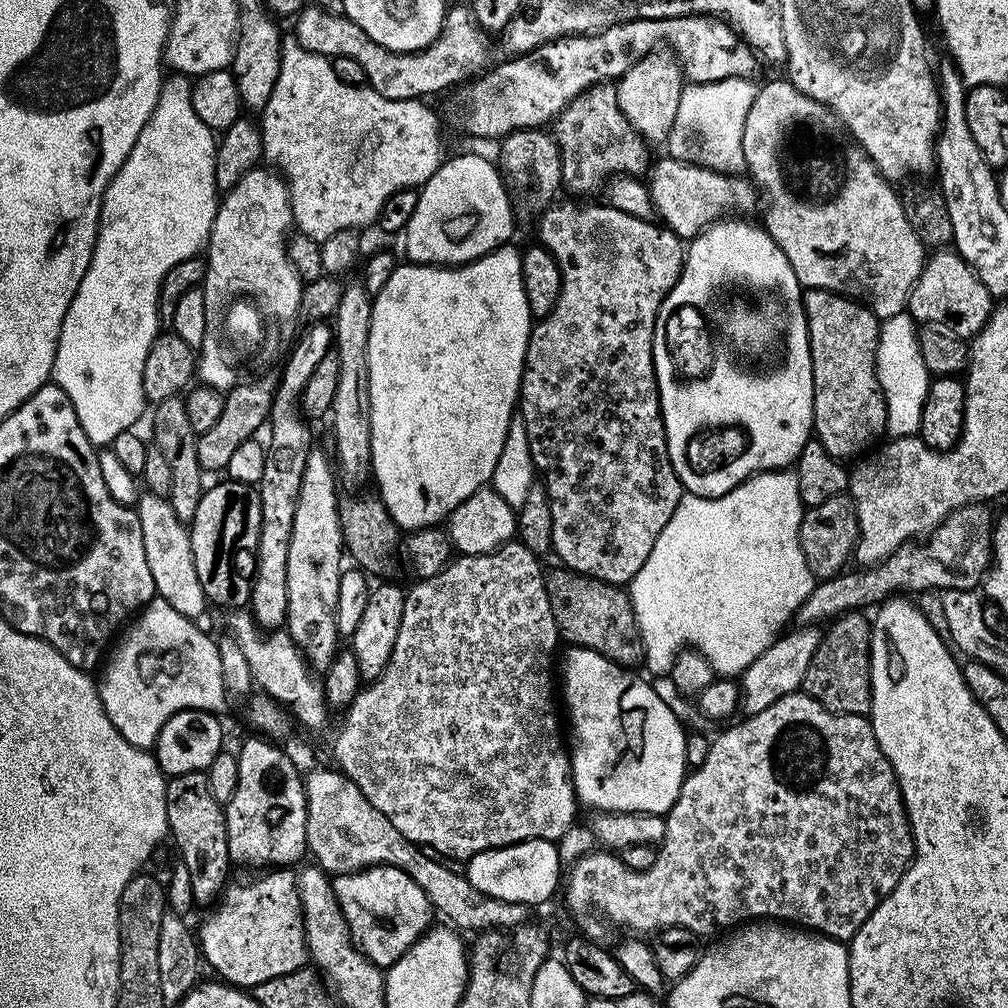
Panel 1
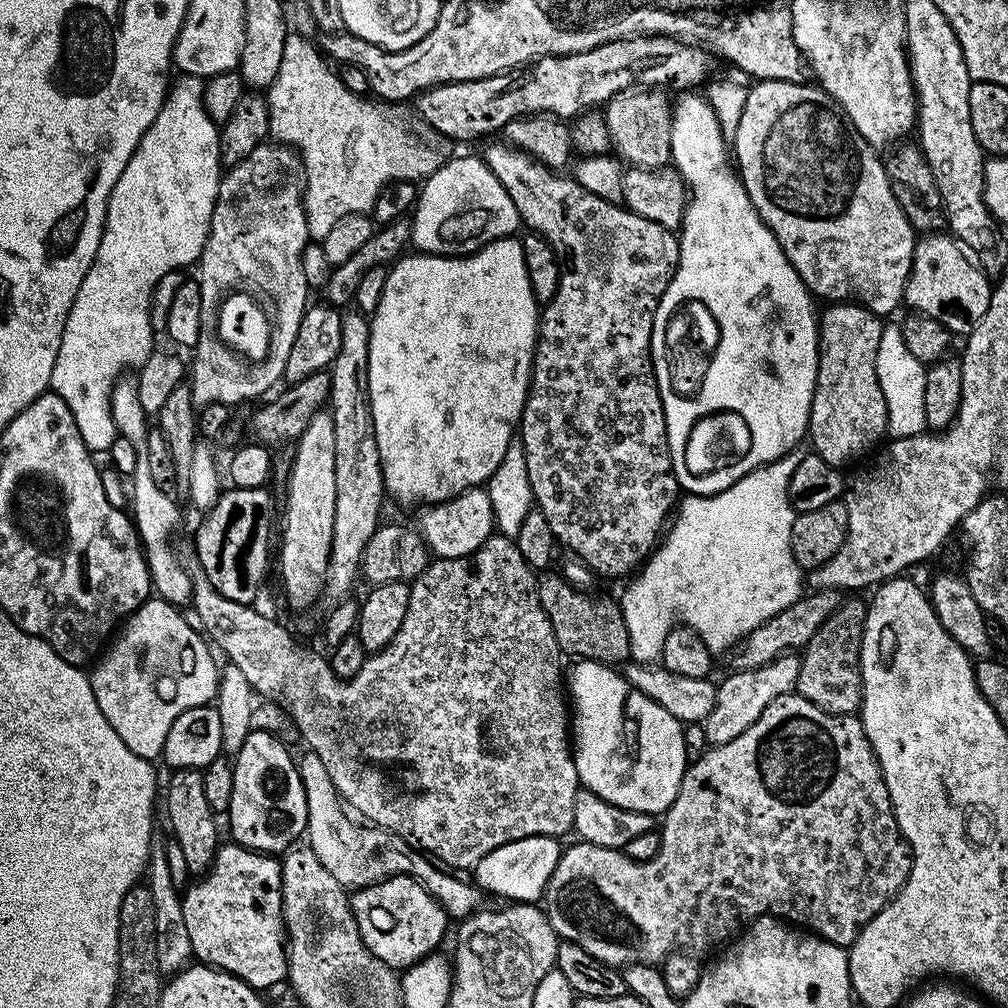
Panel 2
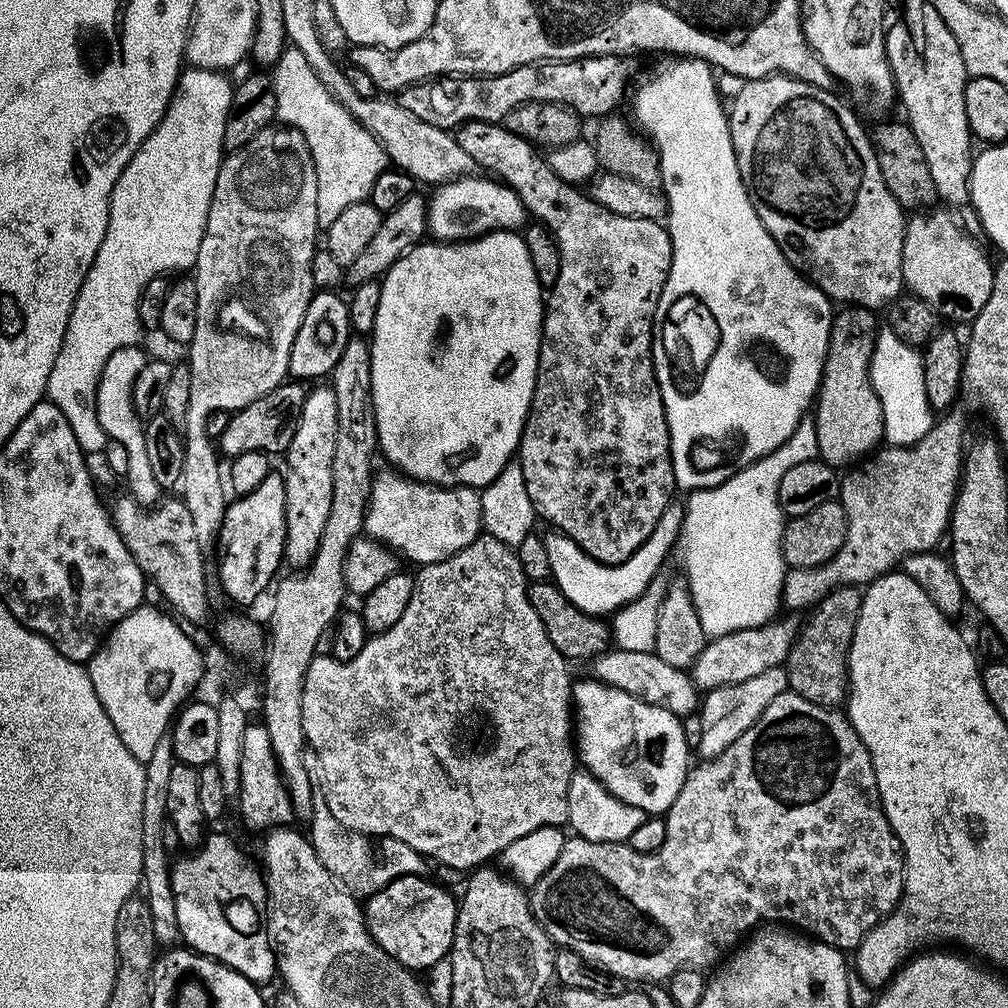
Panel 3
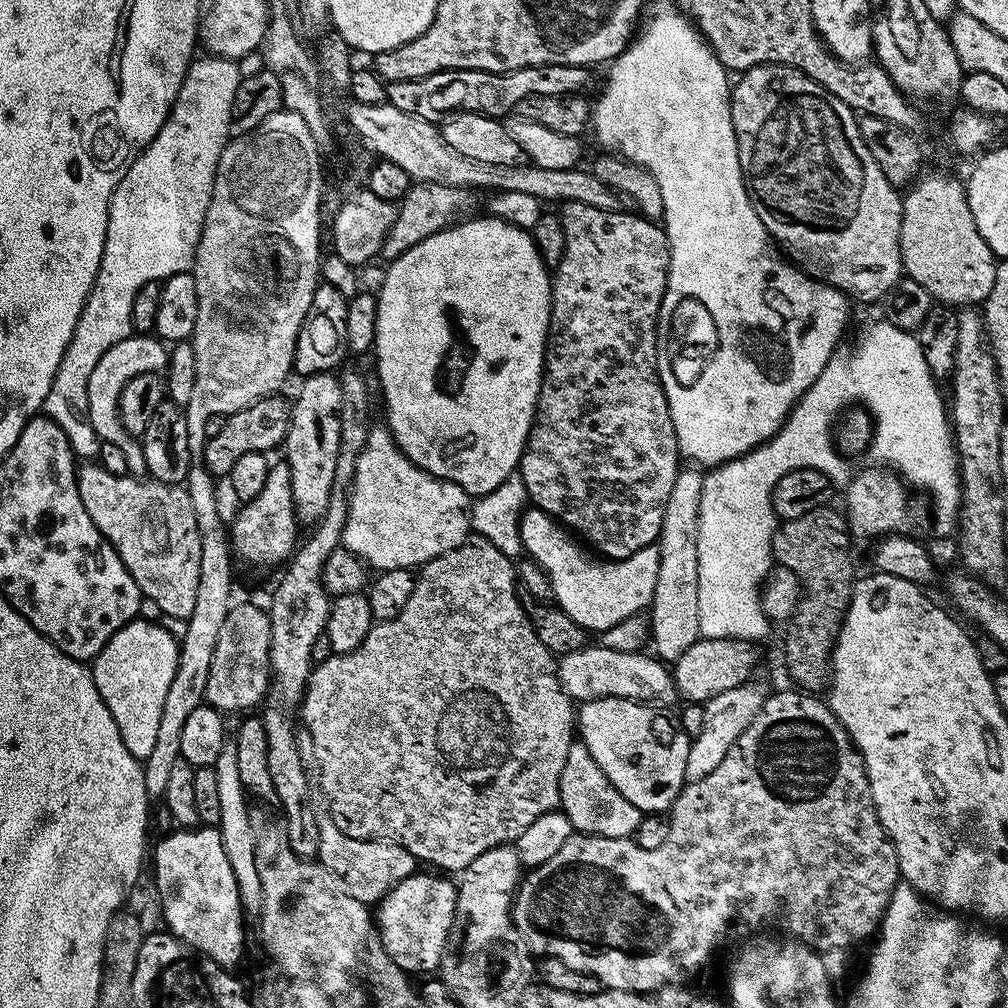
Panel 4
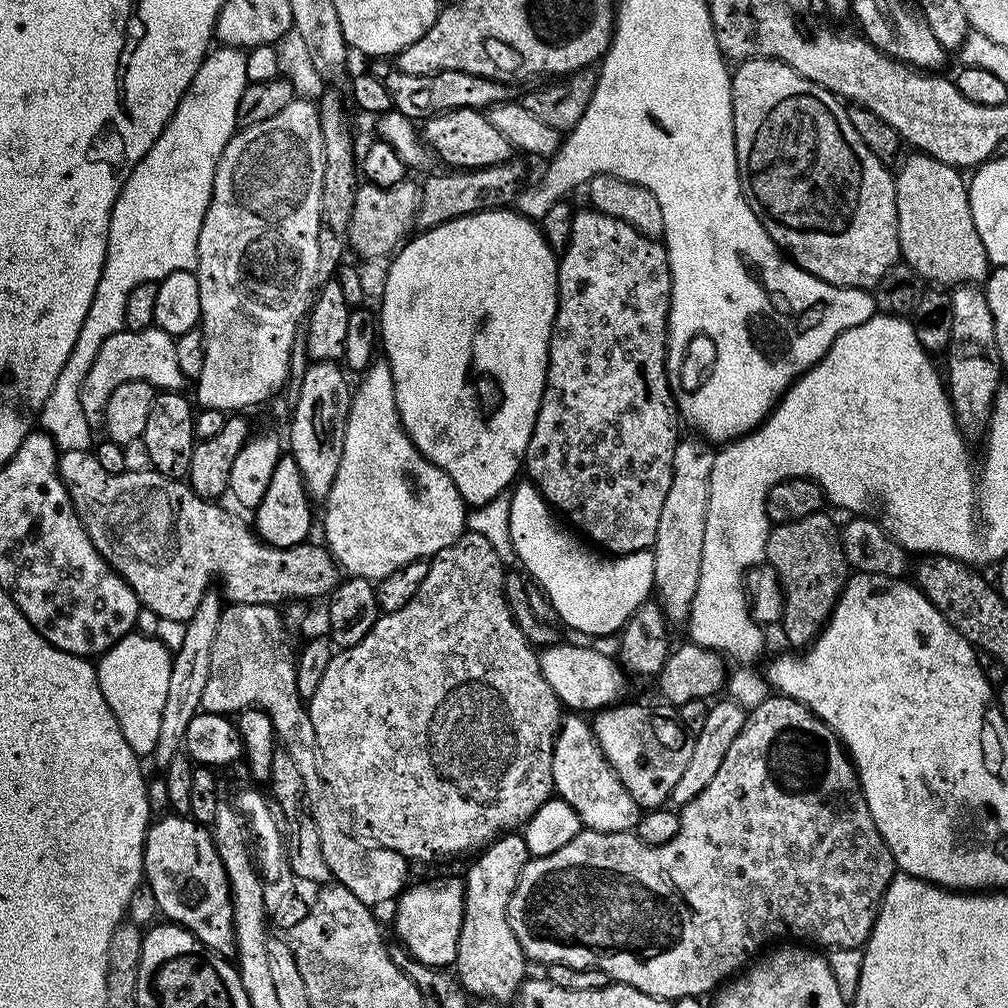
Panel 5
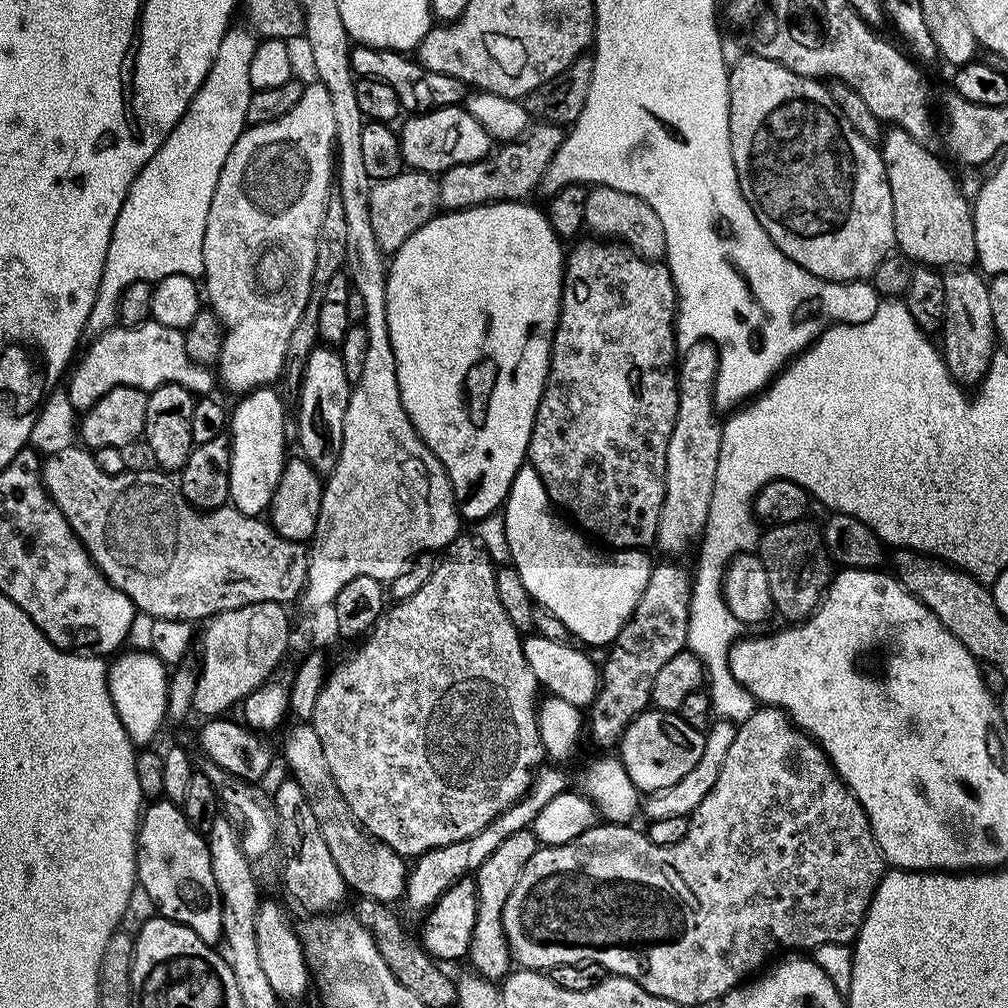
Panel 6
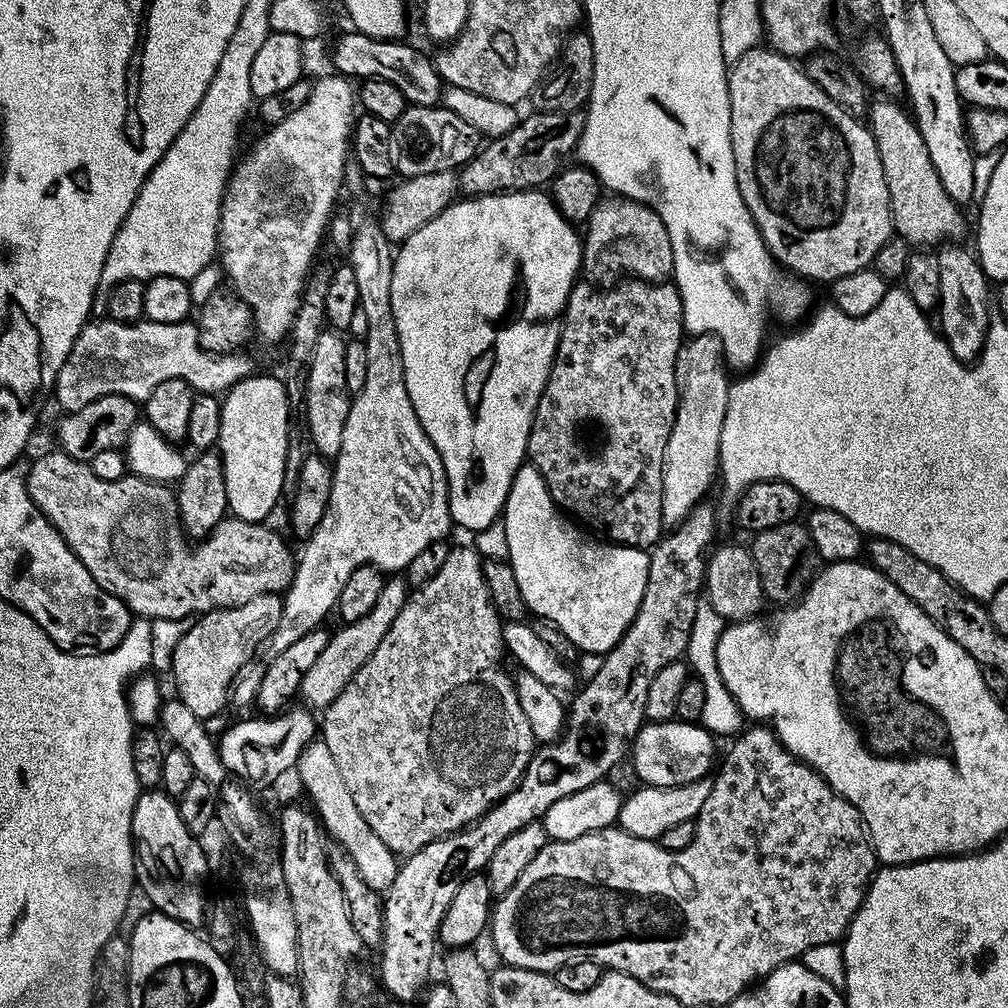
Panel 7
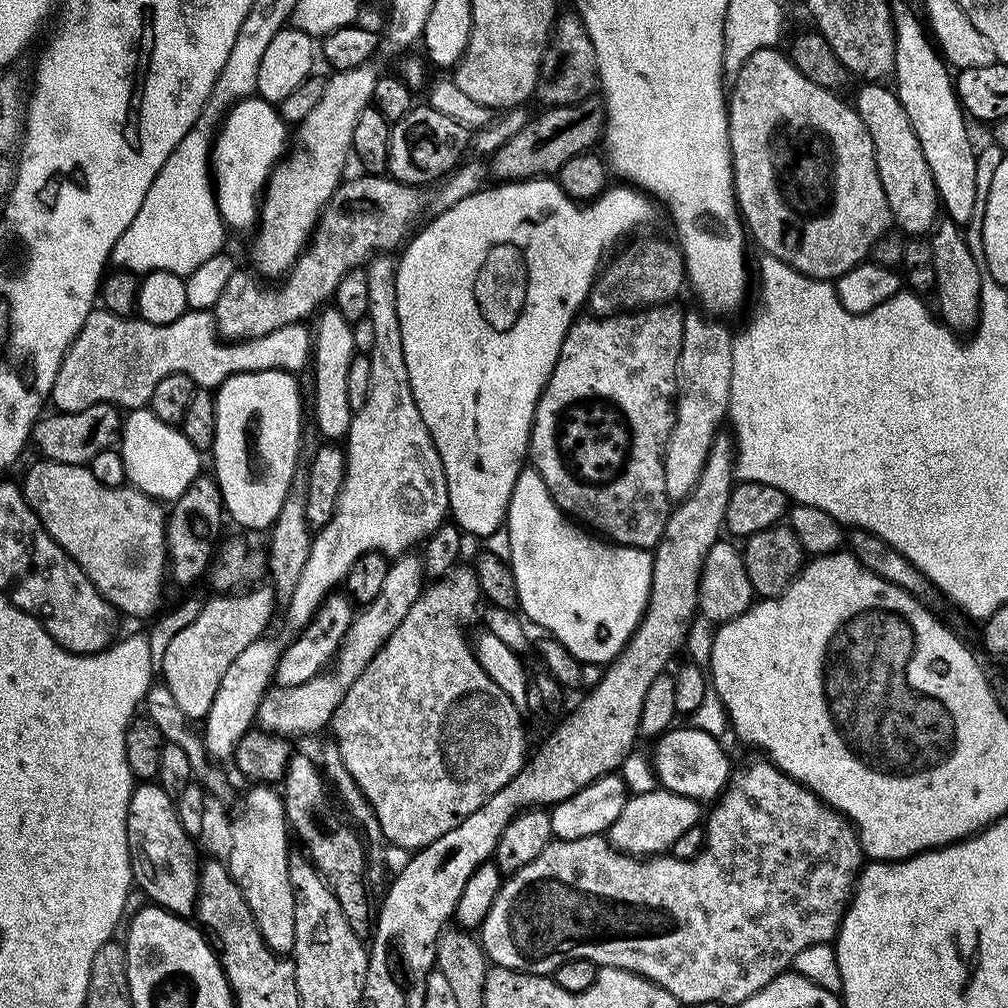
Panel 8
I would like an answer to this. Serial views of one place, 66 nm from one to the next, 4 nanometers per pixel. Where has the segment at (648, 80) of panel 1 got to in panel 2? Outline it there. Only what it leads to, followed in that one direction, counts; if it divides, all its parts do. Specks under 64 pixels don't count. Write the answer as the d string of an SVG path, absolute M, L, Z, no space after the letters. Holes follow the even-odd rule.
M636 91L619 92L603 109L611 147L625 165L650 169L665 167L672 158L673 105L660 93L663 91Z

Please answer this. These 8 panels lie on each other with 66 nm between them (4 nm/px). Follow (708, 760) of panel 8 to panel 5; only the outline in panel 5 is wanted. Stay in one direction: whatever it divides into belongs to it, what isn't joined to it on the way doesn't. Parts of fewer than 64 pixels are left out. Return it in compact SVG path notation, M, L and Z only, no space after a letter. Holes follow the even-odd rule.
M617 703L615 706L606 707L597 711L592 721L592 733L596 735L596 741L604 756L610 762L610 766L618 774L618 778L630 790L630 794L640 804L641 809L661 807L671 797L678 778L682 778L682 770L686 770L687 764L692 757L693 737L684 731L683 724L672 720L668 716L659 716L651 712L644 704Z

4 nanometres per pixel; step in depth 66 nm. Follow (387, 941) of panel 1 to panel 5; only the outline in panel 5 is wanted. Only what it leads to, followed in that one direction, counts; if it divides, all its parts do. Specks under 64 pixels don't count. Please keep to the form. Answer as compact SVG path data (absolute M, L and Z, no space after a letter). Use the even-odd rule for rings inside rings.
M459 875L445 880L432 880L429 884L416 884L400 893L395 901L396 932L403 944L422 962L431 968L448 968L455 965L458 954L458 936L464 922L464 881Z

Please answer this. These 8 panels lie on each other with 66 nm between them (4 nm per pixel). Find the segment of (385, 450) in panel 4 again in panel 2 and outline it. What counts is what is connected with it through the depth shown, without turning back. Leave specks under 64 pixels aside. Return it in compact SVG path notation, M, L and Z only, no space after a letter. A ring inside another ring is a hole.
M483 487L468 488L452 500L444 500L423 509L418 531L433 557L453 560L474 554L497 531L494 508Z

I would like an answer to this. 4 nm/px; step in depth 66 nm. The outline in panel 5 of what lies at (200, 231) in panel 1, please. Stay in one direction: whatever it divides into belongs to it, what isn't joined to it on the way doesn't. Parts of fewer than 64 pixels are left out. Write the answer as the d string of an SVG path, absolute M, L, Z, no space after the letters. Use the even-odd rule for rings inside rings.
M213 47L204 57L202 66L198 66L198 74L194 74L194 82L190 82L186 94L182 94L170 122L166 122L154 146L146 150L144 157L134 165L132 173L126 178L114 202L108 249L102 266L102 278L98 278L98 290L94 290L94 302L90 302L90 310L86 310L86 322L82 322L82 330L78 330L74 350L70 350L70 358L66 358L66 366L62 366L62 374L58 374L58 382L54 382L54 390L50 390L38 417L39 427L55 442L61 453L74 450L86 452L93 447L94 428L82 410L82 382L86 374L90 374L90 366L102 342L125 331L126 298L130 290L142 282L165 280L171 272L191 272L195 269L198 262L198 230L202 230L202 218L206 218L206 210L210 206L214 170L218 166L218 158L222 158L222 150L226 150L230 138L238 131L238 102L242 99L242 90L246 90L248 84L245 53L238 48Z

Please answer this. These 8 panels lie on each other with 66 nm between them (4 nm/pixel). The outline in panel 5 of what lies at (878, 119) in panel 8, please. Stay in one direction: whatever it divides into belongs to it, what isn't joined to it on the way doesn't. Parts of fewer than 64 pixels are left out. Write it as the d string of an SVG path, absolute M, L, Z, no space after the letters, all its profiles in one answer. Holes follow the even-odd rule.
M923 154L905 155L899 161L900 169L895 169L894 179L896 181L896 213L898 214L898 242L900 243L900 254L903 263L909 268L913 268L921 281L927 282L932 286L976 286L987 277L990 271L986 246L982 246L982 238L978 238L978 226L974 226L974 214L970 210L970 198L968 197L968 184L966 183L957 169L950 167L948 164L938 162L933 156Z

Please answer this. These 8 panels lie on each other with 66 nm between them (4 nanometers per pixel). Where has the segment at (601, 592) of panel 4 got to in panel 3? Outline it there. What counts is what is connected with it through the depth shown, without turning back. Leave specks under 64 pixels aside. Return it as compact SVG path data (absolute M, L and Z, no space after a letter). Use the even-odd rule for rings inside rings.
M673 502L666 506L666 510L662 510L662 518L658 522L658 526L654 526L654 534L650 534L650 538L646 538L646 542L642 542L642 546L638 550L634 550L634 554L630 554L630 558L626 558L626 562L621 564L603 564L594 558L590 558L590 554L586 554L569 536L564 536L560 532L553 531L544 536L544 545L546 546L546 554L550 558L550 570L552 571L551 579L560 587L560 593L575 606L578 610L582 610L591 616L601 618L607 617L609 614L615 614L631 602L636 600L647 588L652 581L661 575L660 567L664 564L664 559L668 556L668 551L673 551L680 539L680 529L684 527L684 510L685 505L679 502Z

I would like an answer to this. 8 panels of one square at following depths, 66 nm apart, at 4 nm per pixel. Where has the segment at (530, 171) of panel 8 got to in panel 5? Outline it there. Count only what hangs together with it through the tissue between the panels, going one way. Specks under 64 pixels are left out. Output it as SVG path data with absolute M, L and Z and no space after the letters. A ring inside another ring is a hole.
M516 163L495 164L471 170L444 170L448 172L436 172L433 176L426 177L420 184L419 227L427 230L459 216L507 209L526 184L524 168Z

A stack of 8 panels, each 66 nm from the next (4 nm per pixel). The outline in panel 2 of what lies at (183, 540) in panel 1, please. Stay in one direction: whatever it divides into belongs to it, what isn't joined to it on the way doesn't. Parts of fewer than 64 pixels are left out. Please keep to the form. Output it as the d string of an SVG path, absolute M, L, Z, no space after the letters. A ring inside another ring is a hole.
M121 375L112 388L112 421L119 435L130 438L136 451L134 474L130 478L130 515L136 525L136 534L140 537L144 555L148 562L148 572L152 575L152 586L157 597L167 600L175 606L183 606L188 599L193 599L192 576L184 569L182 561L176 557L172 549L172 531L180 520L180 508L168 497L169 493L158 482L154 482L150 474L150 458L146 455L148 445L149 417L142 410L142 402L138 402L138 386L136 376Z

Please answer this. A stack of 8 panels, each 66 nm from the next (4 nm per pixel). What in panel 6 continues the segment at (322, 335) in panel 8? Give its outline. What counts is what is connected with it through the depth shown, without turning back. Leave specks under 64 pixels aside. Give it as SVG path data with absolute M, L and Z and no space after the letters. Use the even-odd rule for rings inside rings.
M332 346L315 347L306 362L301 384L298 448L310 466L321 474L332 472L338 462L338 454L342 454L342 426L346 422L346 406L350 402L352 389L339 351Z

